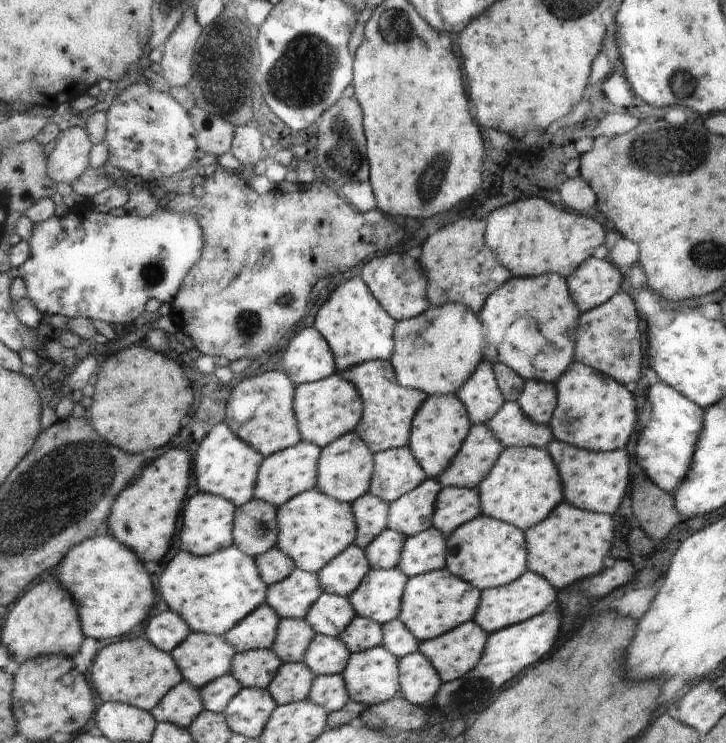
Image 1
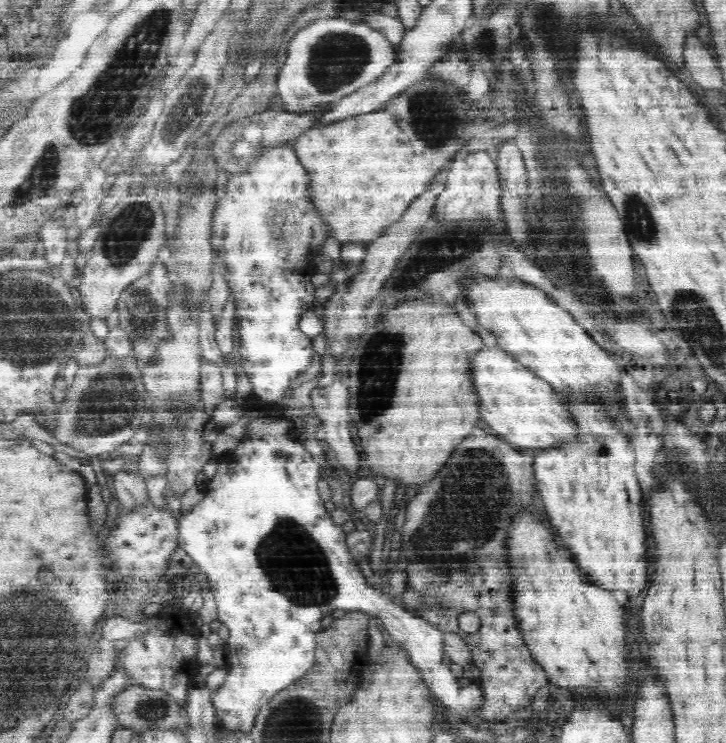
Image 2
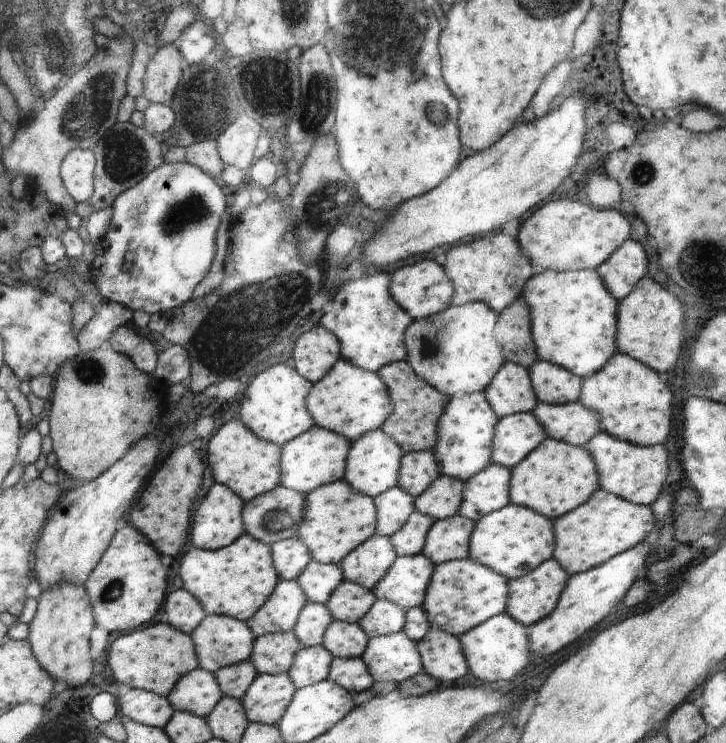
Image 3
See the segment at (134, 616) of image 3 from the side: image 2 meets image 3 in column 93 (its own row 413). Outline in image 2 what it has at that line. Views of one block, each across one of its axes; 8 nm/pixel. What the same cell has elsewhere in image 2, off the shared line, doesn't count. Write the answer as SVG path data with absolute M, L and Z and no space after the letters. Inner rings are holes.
M572 400L570 410L582 426L582 442L570 450L548 450L536 458L536 478L538 490L546 504L550 524L554 526L562 546L570 552L572 562L582 570L590 582L602 590L607 590L620 598L634 599L648 588L648 544L646 528L642 520L642 500L638 494L638 482L634 476L634 450L628 442L612 430L606 418L596 406L588 406L584 401Z

